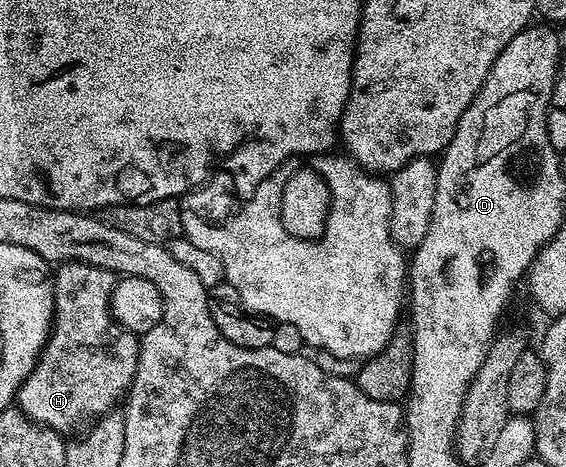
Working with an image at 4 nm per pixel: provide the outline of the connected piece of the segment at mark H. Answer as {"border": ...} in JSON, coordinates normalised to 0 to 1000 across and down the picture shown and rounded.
{"border":[[[108,563],[95,574],[94,612],[97,617],[97,677],[90,681],[90,713],[83,722],[83,734],[76,741],[76,752],[69,760],[69,771],[58,782],[58,790],[51,799],[51,807],[44,807],[44,816],[37,824],[30,848],[30,872],[39,887],[46,889],[57,906],[67,906],[71,914],[88,914],[90,921],[102,927],[125,923],[131,914],[145,916],[148,910],[159,908],[163,899],[177,889],[187,889],[191,880],[205,869],[203,863],[219,852],[231,833],[231,818],[239,805],[242,790],[242,773],[246,771],[246,726],[231,709],[221,702],[196,677],[196,630],[207,604],[205,582],[187,572],[166,572],[164,567],[150,567],[148,563]]]}

